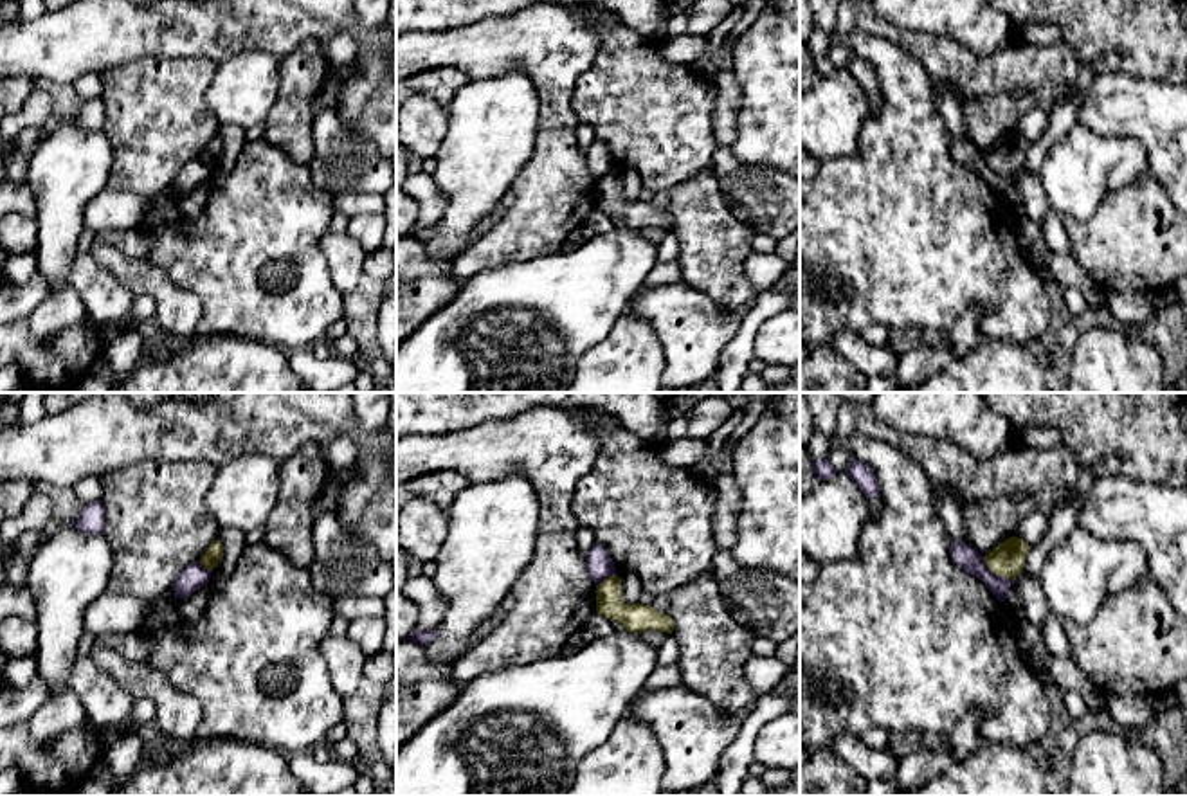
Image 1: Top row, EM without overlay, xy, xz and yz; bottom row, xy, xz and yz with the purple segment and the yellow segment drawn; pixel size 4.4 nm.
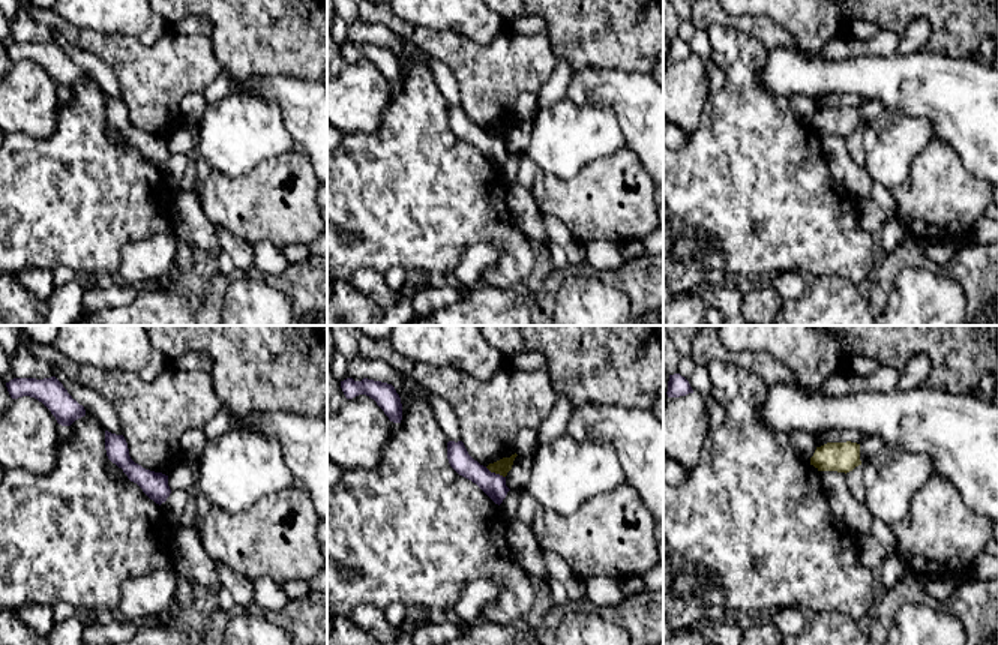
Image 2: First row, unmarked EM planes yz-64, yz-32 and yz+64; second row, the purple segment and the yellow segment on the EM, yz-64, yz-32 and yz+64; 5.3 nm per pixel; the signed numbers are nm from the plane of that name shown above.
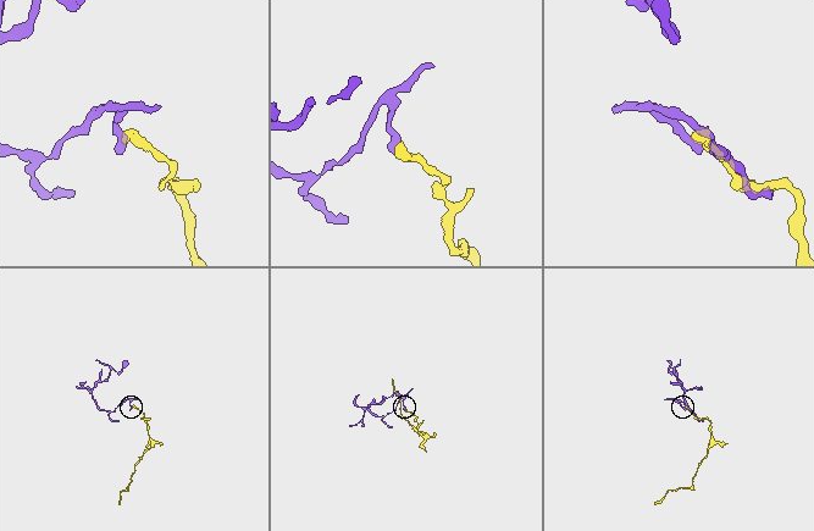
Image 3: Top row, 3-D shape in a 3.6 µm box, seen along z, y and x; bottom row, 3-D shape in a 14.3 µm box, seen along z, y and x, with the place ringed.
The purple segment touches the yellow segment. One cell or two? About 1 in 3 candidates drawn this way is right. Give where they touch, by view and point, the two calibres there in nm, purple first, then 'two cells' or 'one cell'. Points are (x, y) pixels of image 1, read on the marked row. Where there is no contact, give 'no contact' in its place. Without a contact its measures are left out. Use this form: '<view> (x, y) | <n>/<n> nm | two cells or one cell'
yz (995, 575) | 110/150 nm | two cells

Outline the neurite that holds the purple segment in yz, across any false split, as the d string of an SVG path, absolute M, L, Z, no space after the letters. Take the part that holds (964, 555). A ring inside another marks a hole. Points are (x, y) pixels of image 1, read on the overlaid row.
M951 540L949 555L951 555L951 560L958 567L980 578L1000 602L1007 598L1009 589L1014 583L1014 580L1005 578L1005 576L996 576L985 565L983 556L971 544Z

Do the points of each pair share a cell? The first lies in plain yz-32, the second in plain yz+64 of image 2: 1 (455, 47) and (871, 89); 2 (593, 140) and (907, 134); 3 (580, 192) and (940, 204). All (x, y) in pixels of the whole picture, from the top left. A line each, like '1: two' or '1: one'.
1: two
2: one
3: one

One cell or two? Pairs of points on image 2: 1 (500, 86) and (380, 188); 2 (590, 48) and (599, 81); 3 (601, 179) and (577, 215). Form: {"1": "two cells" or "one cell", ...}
{"1": "two cells", "2": "two cells", "3": "one cell"}

